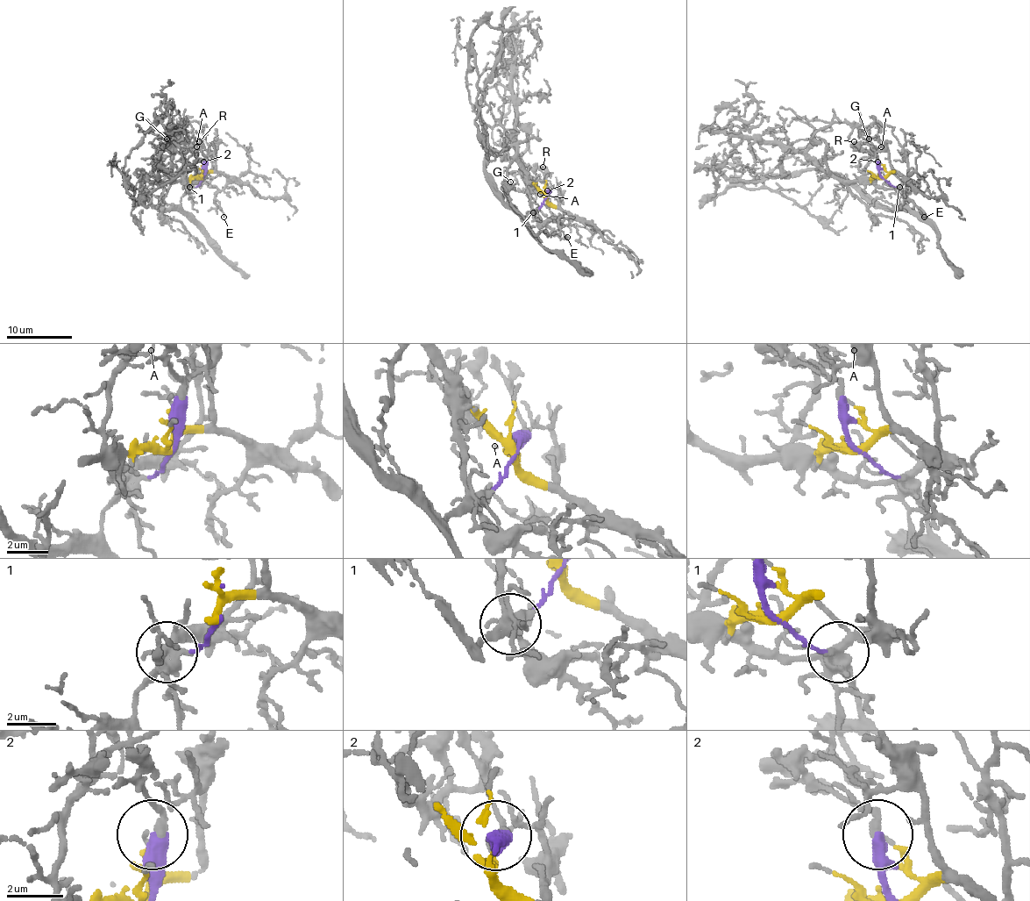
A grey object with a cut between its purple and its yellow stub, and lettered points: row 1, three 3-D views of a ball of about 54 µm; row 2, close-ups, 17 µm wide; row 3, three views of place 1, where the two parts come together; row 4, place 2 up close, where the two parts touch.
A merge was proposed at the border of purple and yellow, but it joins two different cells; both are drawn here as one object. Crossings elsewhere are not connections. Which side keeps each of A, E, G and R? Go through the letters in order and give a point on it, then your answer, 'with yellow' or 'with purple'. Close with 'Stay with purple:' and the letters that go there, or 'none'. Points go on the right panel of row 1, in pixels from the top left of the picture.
A: (881, 146) | with yellow
E: (924, 217) | with yellow
G: (869, 139) | with yellow
R: (854, 141) | with purple
Stay with purple: R

